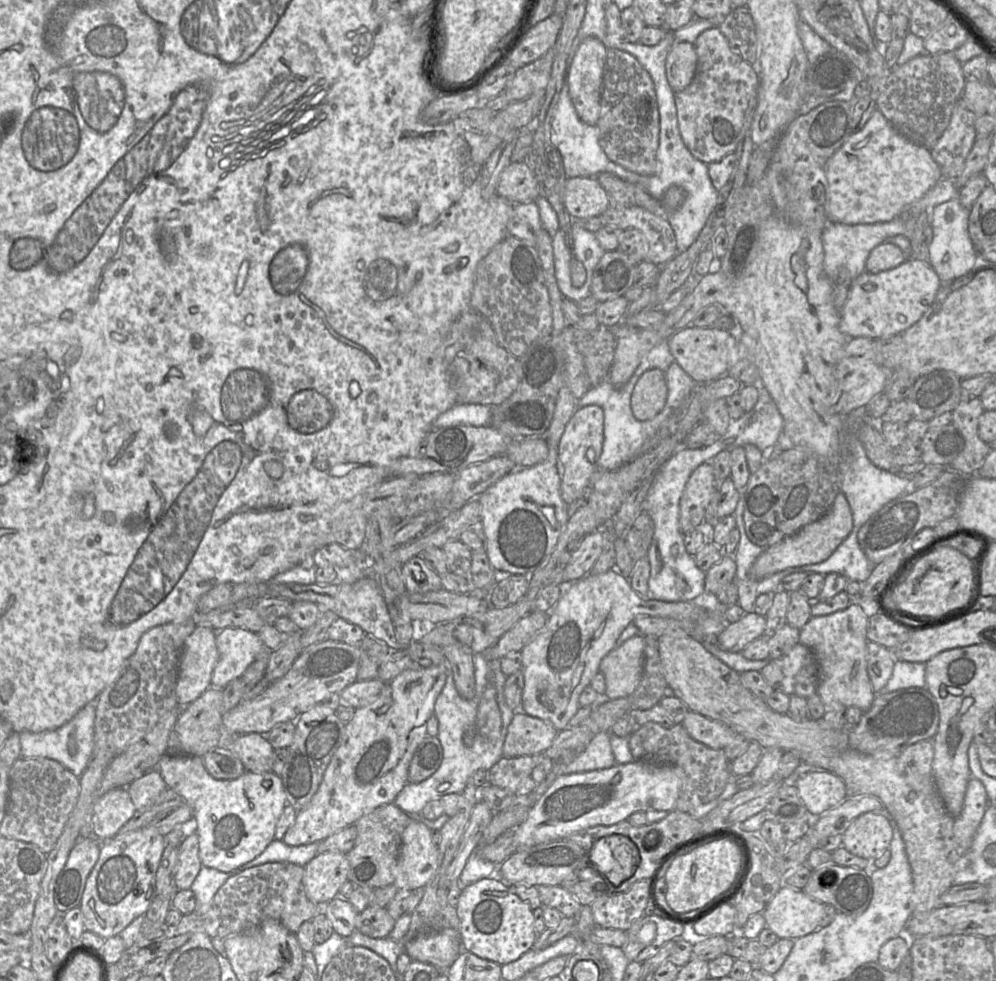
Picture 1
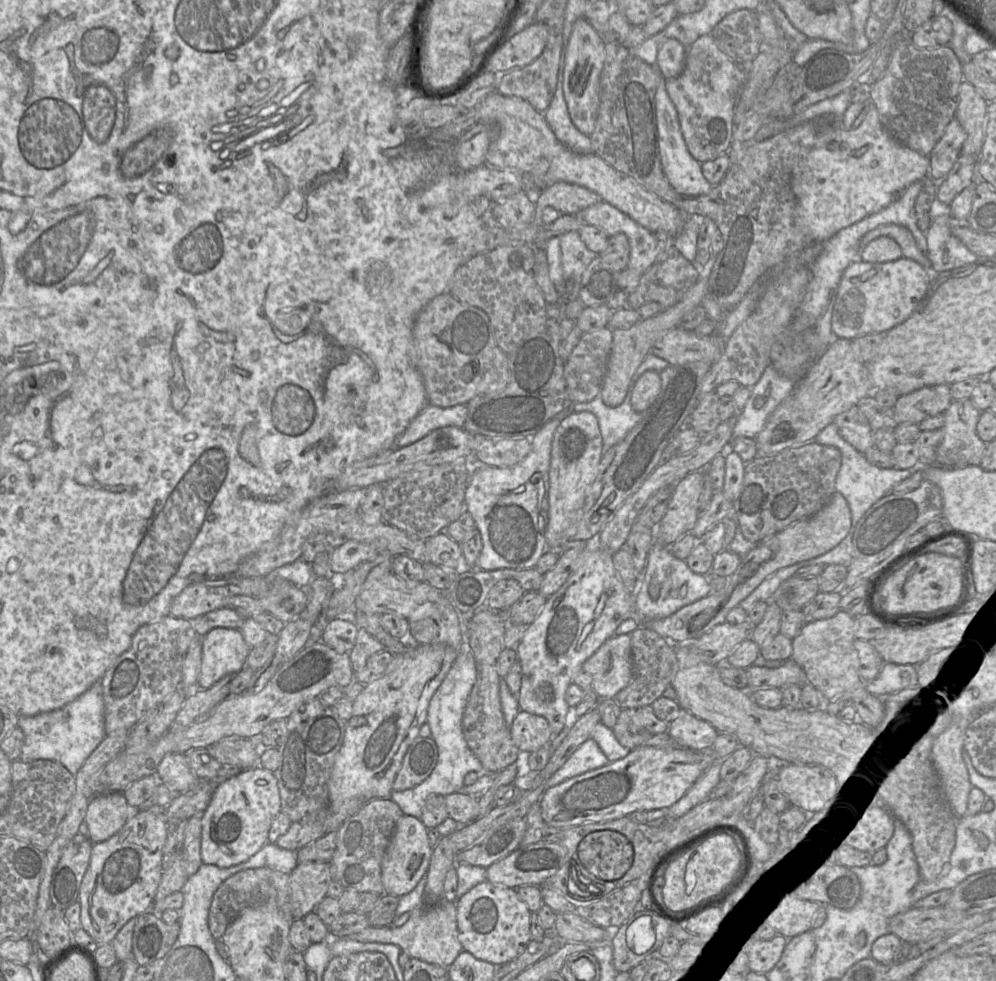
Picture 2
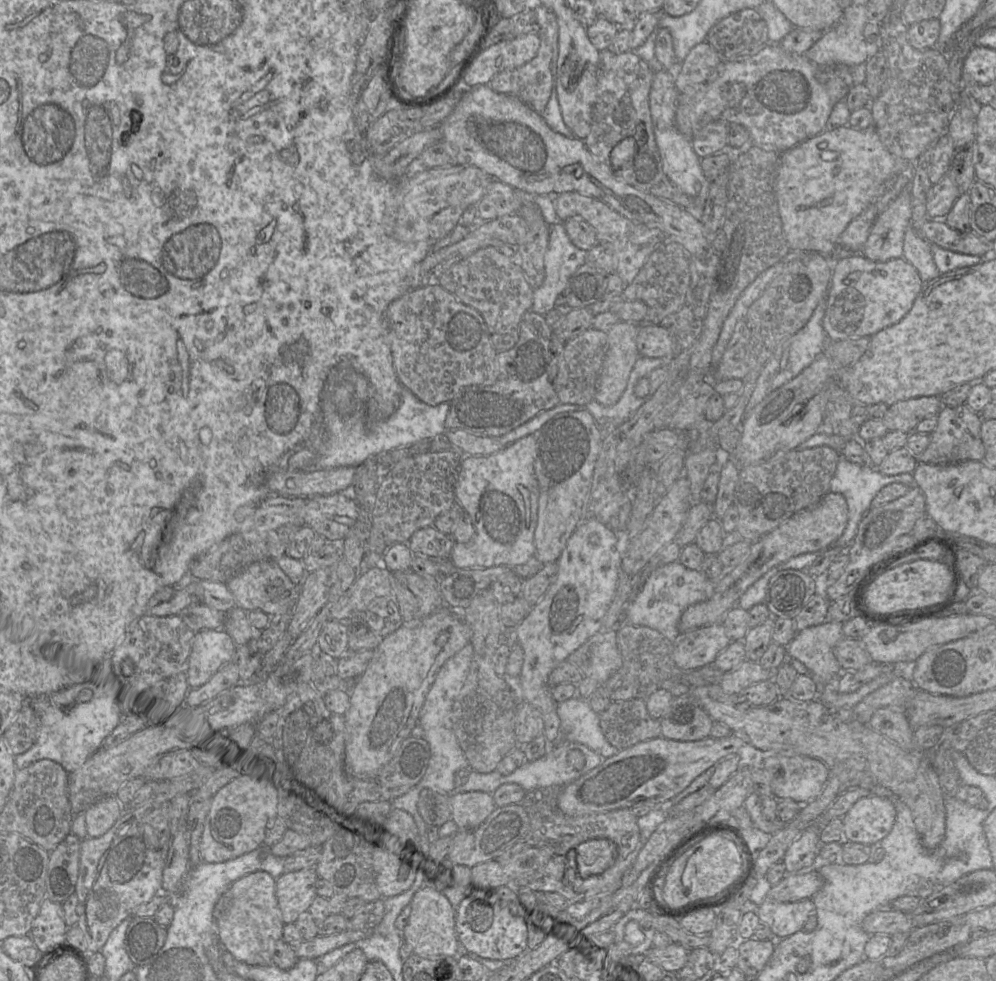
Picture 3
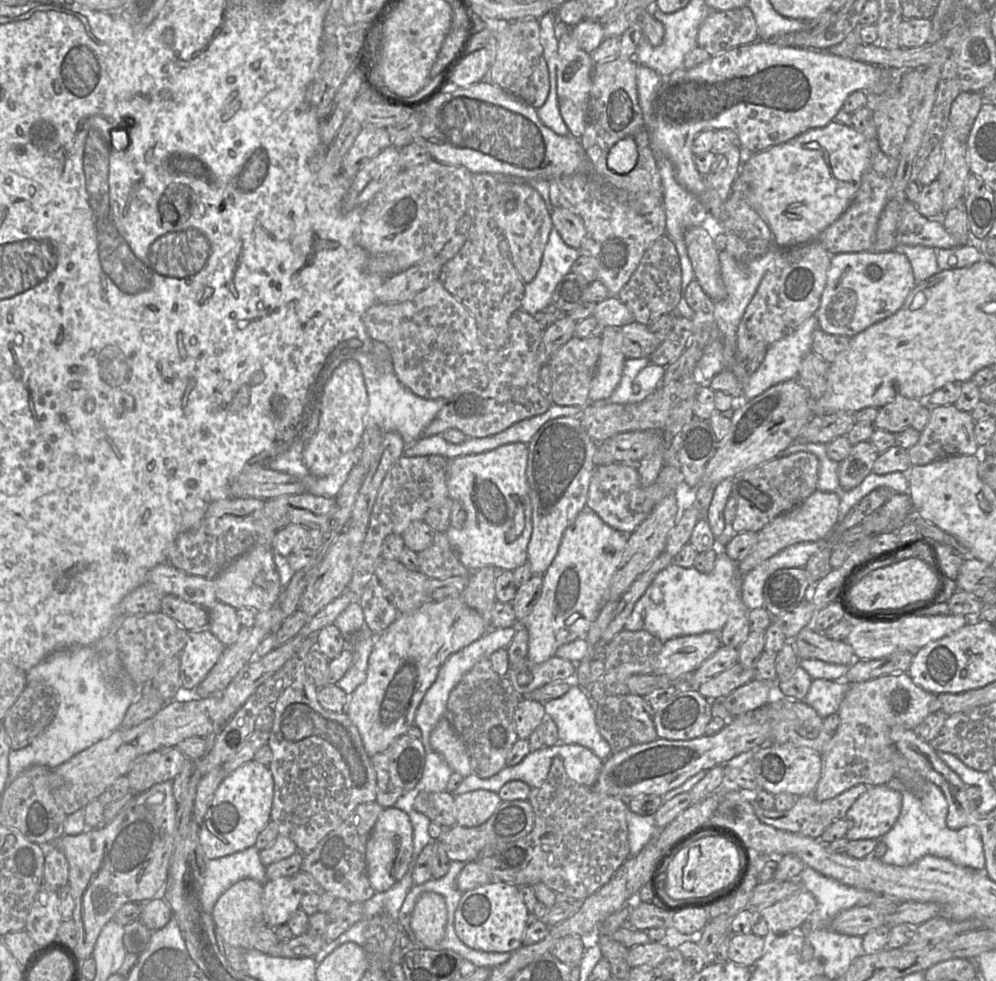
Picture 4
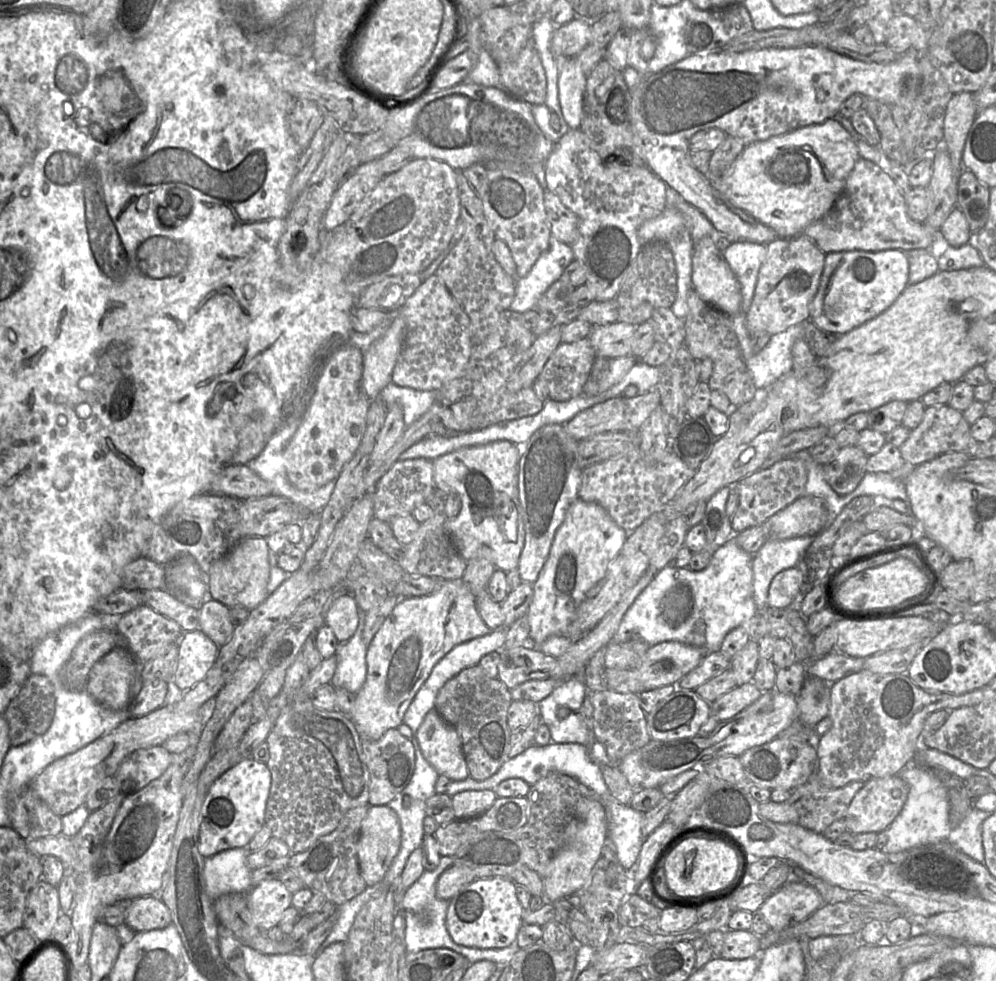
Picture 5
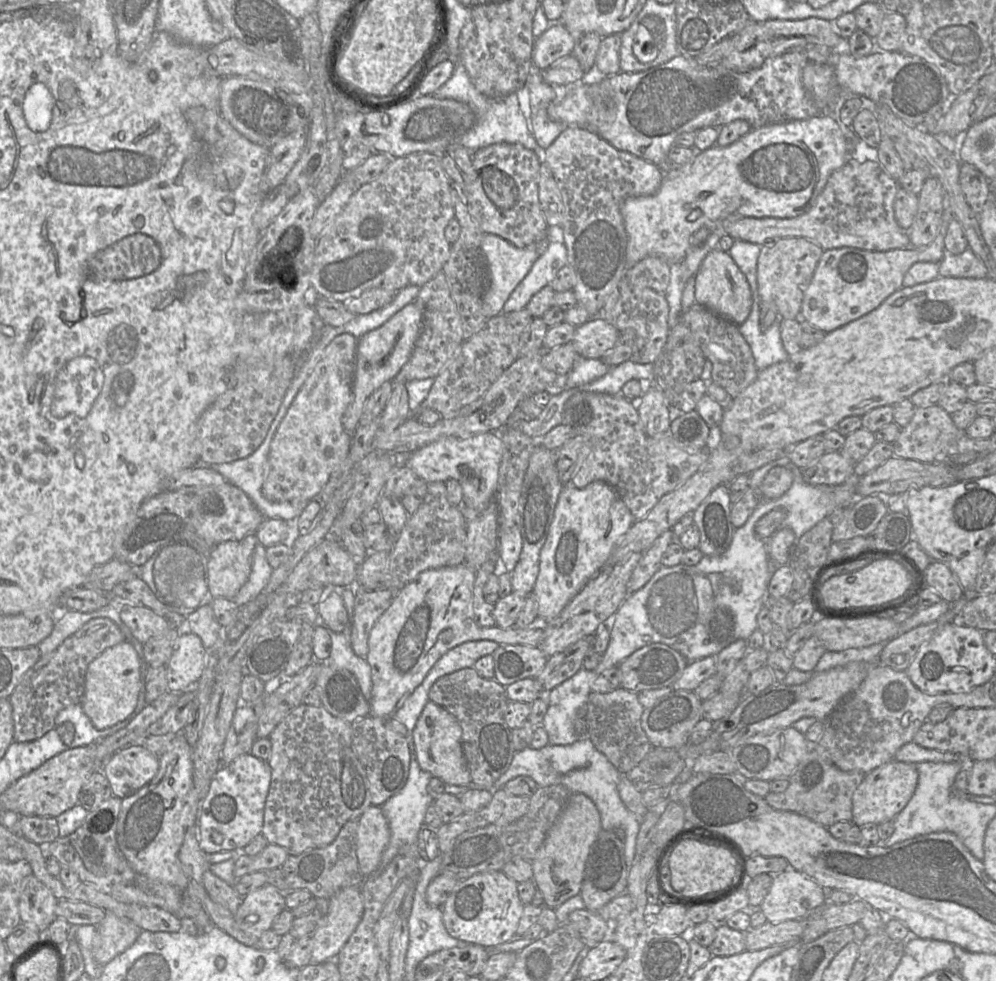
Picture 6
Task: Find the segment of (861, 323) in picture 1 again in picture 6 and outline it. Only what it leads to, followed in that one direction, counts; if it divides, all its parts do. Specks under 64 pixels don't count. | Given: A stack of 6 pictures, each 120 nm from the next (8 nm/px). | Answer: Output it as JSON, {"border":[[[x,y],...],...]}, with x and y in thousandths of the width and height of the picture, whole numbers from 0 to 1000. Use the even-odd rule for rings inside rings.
{"border":[[[949,198],[948,215],[940,243],[931,251],[871,256],[855,252],[827,255],[815,285],[807,298],[803,321],[807,327],[832,339],[877,317],[895,300],[907,293],[910,277],[920,267],[944,268],[948,262],[948,243],[958,222]]]}

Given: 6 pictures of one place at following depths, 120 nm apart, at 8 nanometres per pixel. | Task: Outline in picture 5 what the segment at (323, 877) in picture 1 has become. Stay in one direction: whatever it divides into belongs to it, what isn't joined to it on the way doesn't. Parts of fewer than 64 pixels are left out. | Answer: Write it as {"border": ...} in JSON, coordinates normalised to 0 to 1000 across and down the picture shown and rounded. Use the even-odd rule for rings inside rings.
{"border":[[[279,896],[263,898],[248,910],[249,927],[262,950],[280,943],[285,931],[294,926],[294,913]]]}

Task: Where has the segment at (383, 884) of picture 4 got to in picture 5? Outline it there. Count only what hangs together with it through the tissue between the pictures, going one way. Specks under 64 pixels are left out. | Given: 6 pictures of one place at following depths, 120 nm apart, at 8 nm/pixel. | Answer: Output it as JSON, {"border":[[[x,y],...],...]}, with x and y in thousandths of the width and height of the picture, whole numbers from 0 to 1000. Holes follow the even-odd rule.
{"border":[[[391,821],[370,822],[363,838],[359,858],[359,878],[362,892],[369,903],[383,899],[399,873],[403,861],[403,839],[399,829]]]}

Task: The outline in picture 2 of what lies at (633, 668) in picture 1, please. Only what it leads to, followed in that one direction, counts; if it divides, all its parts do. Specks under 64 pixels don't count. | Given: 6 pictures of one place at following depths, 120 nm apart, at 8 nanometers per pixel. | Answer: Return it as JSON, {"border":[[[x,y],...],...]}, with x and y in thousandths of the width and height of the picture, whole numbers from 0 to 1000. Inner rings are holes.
{"border":[[[633,646],[616,647],[592,670],[584,684],[594,689],[594,701],[602,713],[616,712],[635,693]]]}

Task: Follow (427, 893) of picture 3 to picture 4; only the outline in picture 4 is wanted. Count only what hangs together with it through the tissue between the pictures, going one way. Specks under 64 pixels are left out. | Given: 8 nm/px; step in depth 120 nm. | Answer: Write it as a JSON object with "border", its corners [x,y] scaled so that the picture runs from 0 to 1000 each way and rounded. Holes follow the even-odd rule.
{"border":[[[426,909],[419,917],[413,936],[413,947],[425,965],[435,967],[448,950],[449,924],[445,913]]]}

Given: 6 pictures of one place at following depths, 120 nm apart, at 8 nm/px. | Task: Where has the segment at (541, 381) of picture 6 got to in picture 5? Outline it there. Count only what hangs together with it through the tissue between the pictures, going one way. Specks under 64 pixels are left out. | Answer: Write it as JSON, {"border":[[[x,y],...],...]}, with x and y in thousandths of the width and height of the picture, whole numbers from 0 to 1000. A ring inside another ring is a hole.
{"border":[[[590,344],[573,350],[563,349],[539,385],[548,388],[552,407],[569,409],[585,401],[598,364]]]}

